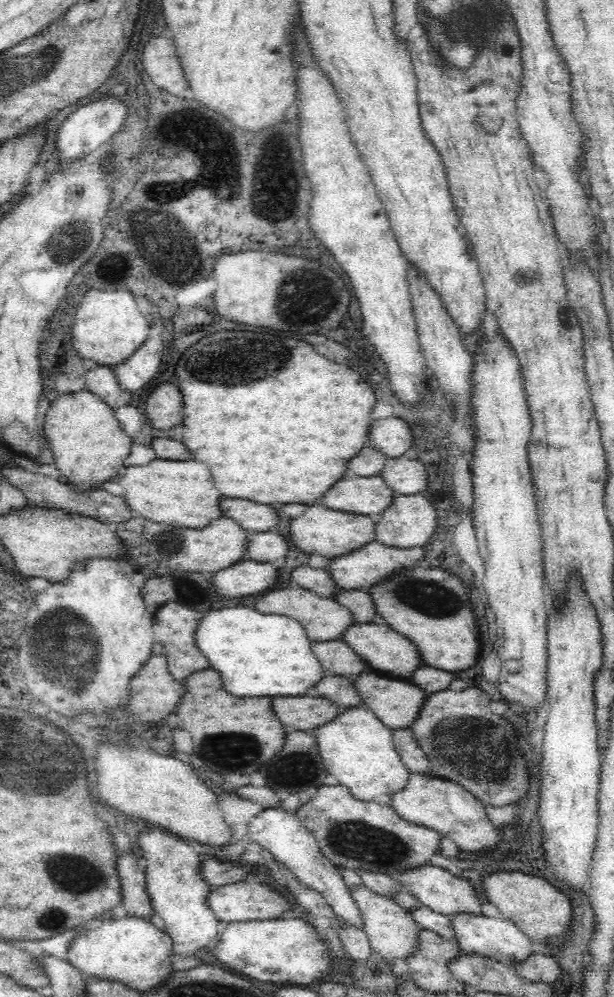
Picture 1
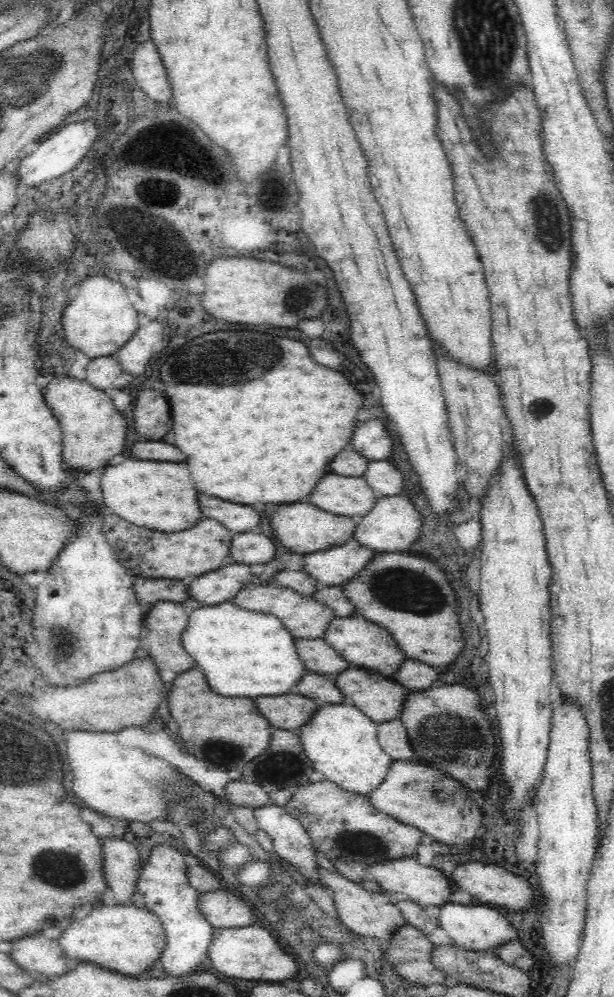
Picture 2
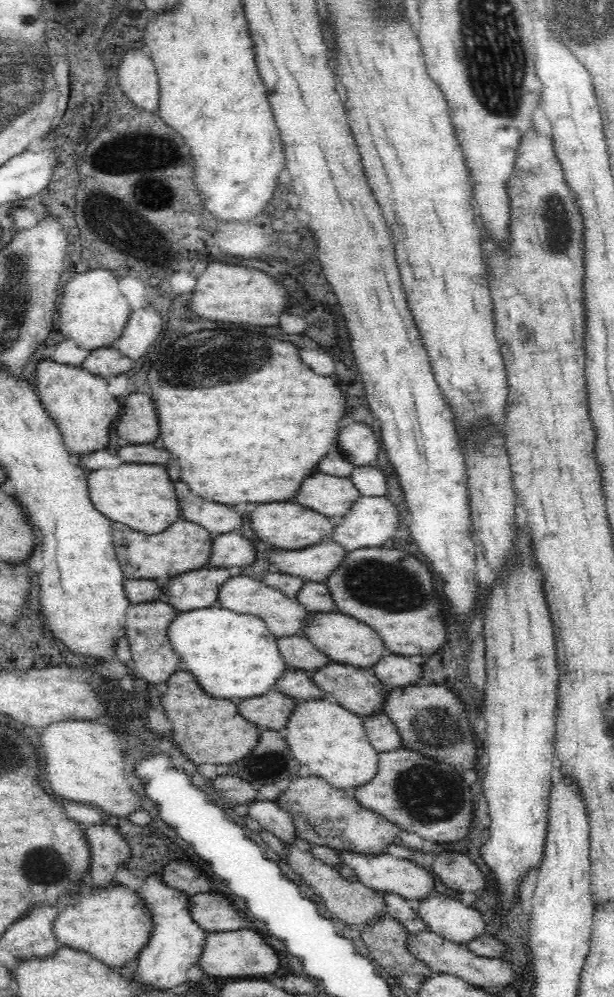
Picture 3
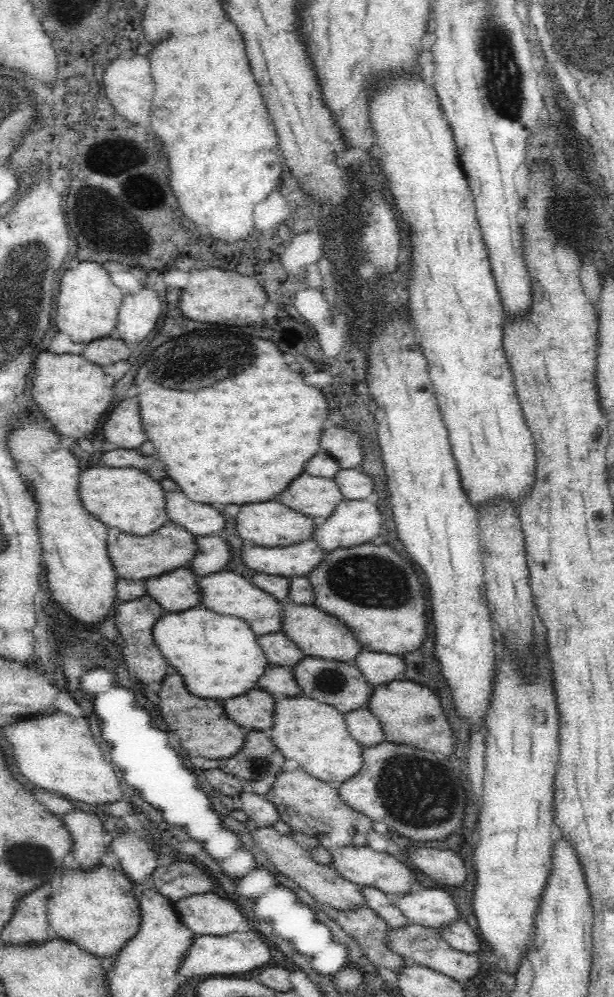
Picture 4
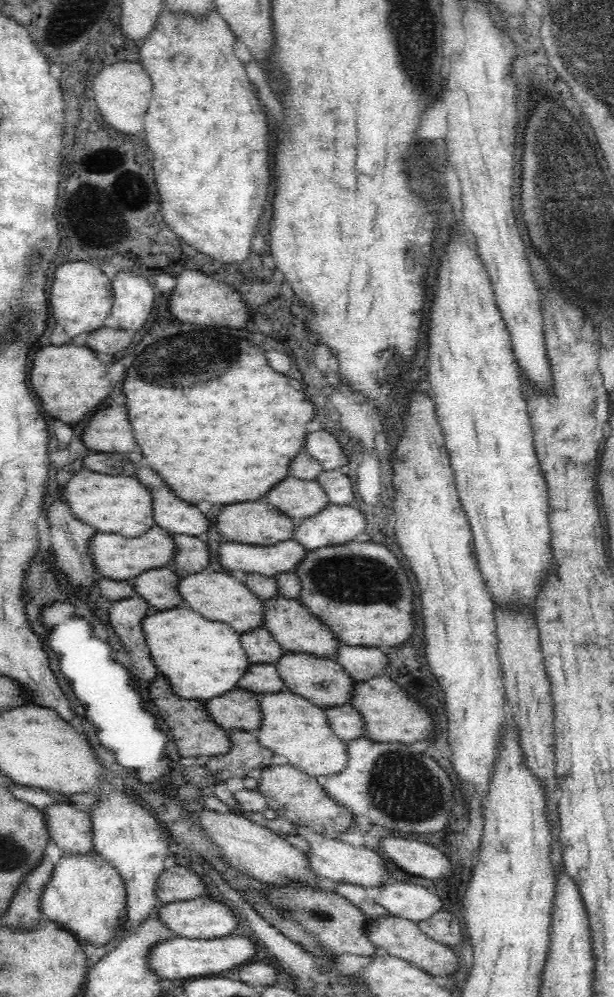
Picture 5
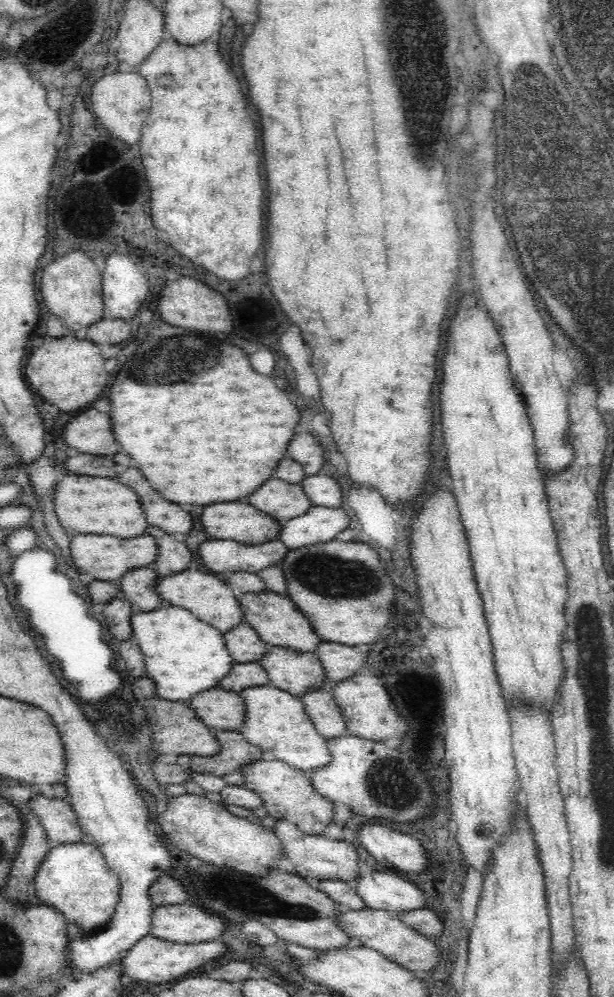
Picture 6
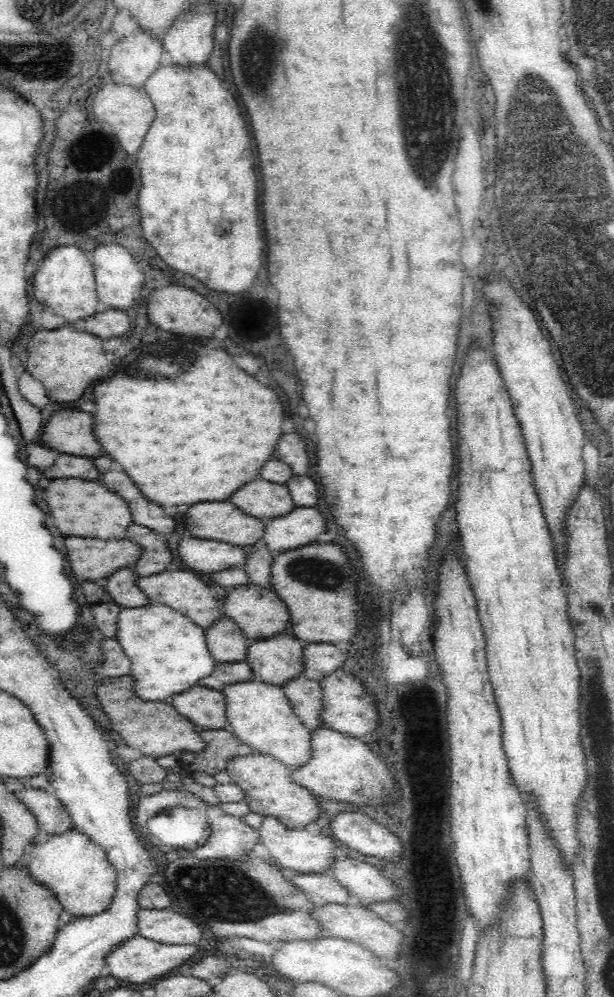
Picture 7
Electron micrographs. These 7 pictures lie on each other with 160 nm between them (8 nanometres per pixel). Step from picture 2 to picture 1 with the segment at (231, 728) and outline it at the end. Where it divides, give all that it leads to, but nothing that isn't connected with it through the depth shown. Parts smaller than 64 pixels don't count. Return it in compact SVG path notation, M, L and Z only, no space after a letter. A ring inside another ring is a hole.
M212 668L192 672L181 682L186 690L175 710L180 718L178 726L192 734L194 754L200 760L208 760L222 770L248 775L282 748L284 728L272 712L270 698L238 698L228 694L222 688L218 672Z

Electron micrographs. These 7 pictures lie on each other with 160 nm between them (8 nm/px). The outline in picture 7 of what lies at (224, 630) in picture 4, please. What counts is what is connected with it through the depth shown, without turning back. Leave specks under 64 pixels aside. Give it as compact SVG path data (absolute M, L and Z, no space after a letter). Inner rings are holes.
M148 603L136 608L124 608L118 612L116 618L115 640L120 643L120 649L130 659L130 674L134 679L134 694L145 701L166 701L169 696L180 694L190 686L198 684L198 680L208 676L217 661L208 652L204 629L190 621L188 617L177 613L172 608L160 603Z

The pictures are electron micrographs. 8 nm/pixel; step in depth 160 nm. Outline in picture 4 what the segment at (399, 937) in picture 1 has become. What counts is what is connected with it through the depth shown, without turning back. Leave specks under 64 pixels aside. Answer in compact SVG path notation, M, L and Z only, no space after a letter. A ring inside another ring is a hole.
M256 826L256 829L250 830L249 833L258 849L270 860L274 870L294 881L294 886L306 890L311 897L315 898L318 905L335 910L352 910L356 906L364 906L366 904L366 899L364 899L364 895L360 891L360 886L342 878L332 867L314 861L310 857L310 853L302 849L290 835L282 835L276 832L273 826Z

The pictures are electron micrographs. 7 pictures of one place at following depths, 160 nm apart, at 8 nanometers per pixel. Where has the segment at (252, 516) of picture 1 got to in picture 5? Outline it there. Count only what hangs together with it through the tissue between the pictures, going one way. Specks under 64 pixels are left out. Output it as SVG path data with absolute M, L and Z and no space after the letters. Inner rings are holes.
M140 466L136 470L136 478L140 484L146 484L146 488L150 488L154 506L152 519L158 527L173 534L190 536L198 536L208 530L208 520L202 516L202 512L176 498L156 472Z

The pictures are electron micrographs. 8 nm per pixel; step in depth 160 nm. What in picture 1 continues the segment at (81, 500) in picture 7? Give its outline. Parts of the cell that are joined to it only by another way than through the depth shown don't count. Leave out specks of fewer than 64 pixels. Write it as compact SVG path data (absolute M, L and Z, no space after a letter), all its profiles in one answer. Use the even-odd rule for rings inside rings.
M152 460L152 464L134 468L134 466L125 466L126 472L122 472L116 483L122 487L124 501L128 503L128 507L134 510L134 514L138 514L148 520L156 523L168 523L168 525L178 525L186 528L202 528L206 524L210 524L210 520L220 518L220 507L218 500L220 494L216 492L214 484L212 484L212 476L206 464L198 462L198 460Z

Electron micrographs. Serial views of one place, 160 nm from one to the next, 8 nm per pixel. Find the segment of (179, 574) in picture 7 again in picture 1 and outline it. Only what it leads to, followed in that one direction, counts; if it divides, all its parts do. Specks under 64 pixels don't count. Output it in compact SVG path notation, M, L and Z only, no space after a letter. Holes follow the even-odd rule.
M289 585L270 592L266 591L260 596L262 598L258 598L254 602L254 608L258 612L289 616L289 618L296 620L302 625L302 630L306 631L306 635L311 641L338 640L342 638L344 630L350 624L355 623L352 613L346 607L338 604L332 597L321 597L302 587L294 588Z

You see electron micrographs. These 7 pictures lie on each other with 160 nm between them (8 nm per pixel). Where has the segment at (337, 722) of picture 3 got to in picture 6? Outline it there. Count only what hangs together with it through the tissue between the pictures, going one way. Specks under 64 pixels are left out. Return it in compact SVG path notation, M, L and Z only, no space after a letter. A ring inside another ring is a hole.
M270 684L244 688L238 695L244 701L244 722L238 731L246 742L260 747L262 752L270 752L275 759L306 773L330 762L326 738L314 729L297 695Z

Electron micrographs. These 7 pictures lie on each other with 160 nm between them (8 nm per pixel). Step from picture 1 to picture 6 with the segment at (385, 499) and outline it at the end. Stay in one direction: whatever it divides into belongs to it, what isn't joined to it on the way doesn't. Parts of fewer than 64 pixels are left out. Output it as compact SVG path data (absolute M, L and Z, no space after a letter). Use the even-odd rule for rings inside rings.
M278 478L266 480L266 484L258 486L258 490L246 500L282 525L295 516L302 516L312 505L300 485L282 482Z

